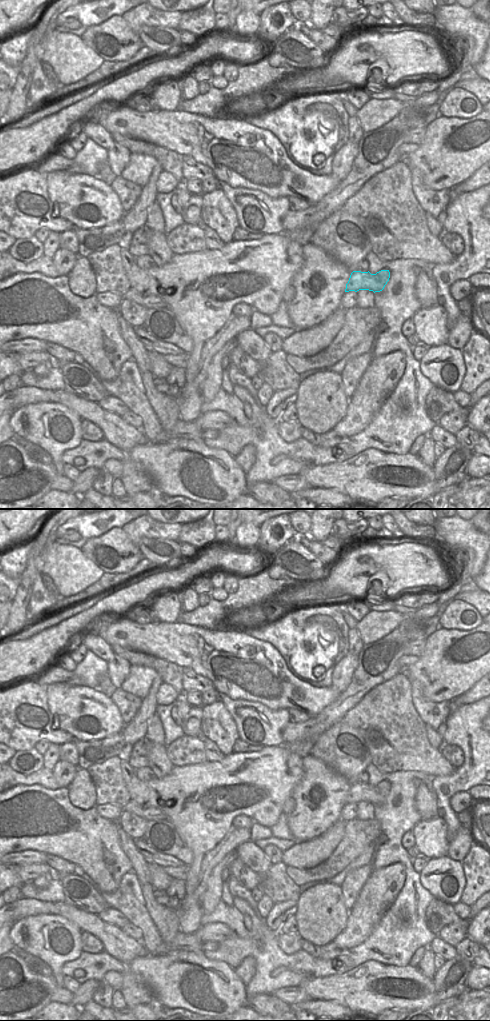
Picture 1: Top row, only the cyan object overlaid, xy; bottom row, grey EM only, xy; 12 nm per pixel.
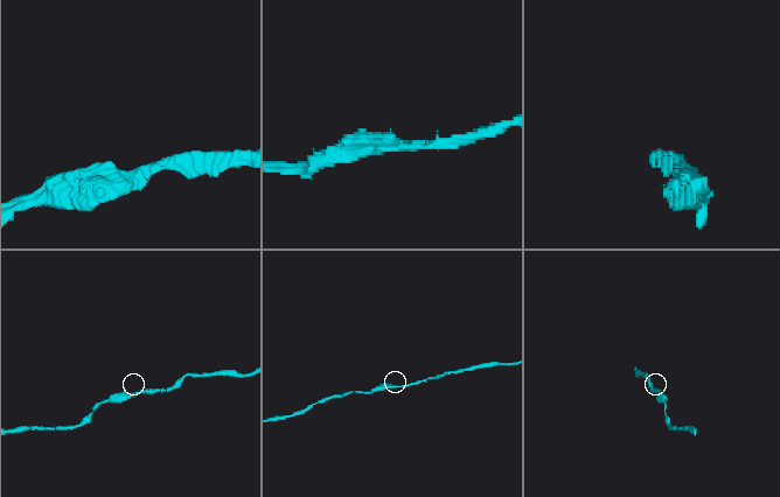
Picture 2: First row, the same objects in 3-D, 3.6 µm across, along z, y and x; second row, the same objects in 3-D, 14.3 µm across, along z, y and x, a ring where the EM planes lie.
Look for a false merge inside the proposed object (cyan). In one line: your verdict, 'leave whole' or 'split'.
leave whole

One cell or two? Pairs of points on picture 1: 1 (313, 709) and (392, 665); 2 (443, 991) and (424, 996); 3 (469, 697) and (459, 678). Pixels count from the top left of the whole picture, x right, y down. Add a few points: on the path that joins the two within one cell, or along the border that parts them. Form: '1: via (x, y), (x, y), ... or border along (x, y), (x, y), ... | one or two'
1: border along (339, 694), (320, 712) | two
2: border along (432, 979), (433, 1003), (435, 1005) | two
3: border along (479, 679), (461, 694) | two

